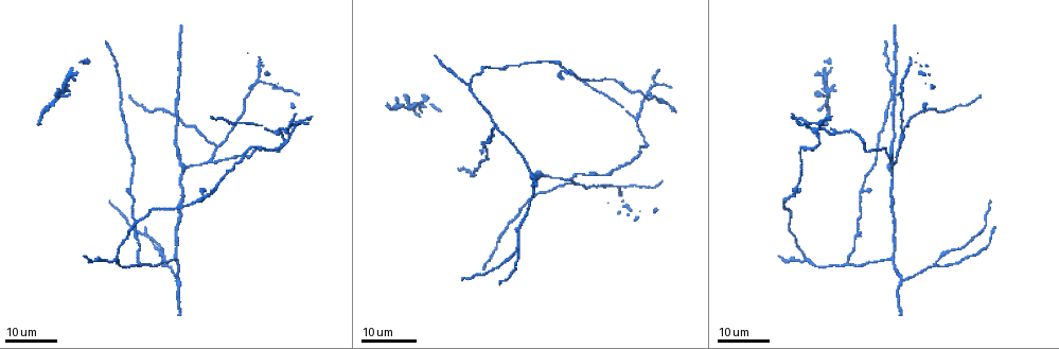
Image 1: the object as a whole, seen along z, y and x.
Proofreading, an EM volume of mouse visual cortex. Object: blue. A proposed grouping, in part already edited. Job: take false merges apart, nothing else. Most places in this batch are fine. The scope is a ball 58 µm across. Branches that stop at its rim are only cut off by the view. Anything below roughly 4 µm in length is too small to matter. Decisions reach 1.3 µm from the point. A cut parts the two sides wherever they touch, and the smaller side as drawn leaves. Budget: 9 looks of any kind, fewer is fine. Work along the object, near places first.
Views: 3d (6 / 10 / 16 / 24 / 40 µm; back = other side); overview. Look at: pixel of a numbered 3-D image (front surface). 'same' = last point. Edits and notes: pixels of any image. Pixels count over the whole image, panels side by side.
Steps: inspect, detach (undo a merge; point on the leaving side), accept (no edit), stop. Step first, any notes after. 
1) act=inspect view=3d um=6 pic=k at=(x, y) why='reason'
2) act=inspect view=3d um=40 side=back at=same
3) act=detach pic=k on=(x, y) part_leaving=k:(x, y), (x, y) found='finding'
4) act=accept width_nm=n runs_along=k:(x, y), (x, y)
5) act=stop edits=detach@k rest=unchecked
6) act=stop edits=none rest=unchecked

act=inspect view=3d um=16 pic=1 at=(121, 77) why='calibre changes'

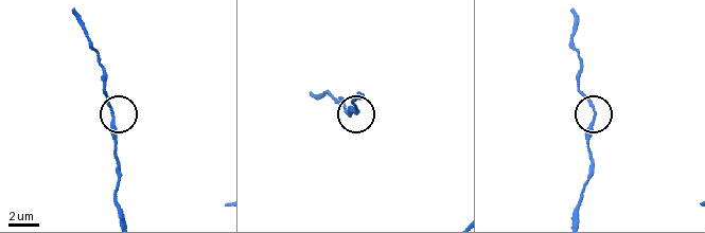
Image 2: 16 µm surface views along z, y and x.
act=inspect view=3d um=10 pic=2 at=(113, 112)

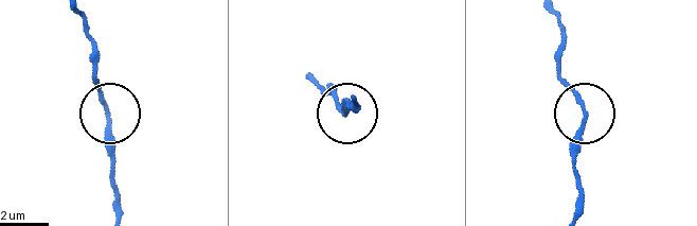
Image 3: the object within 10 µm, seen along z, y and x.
act=accept width_nm=160 runs_along=3:(117, 214), (112, 135), (94, 64) found='all the same neuron'

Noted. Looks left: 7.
act=inspect view=3d um=16 pic=1 at=(130, 187)

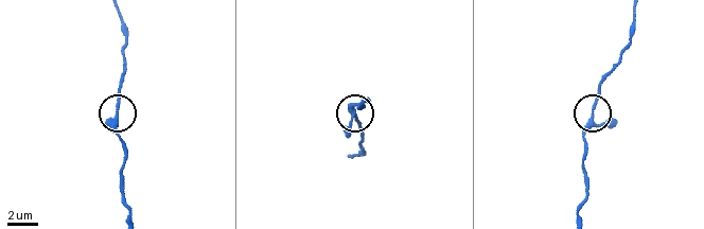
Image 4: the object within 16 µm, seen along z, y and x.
act=inspect view=3d um=6 pic=4 at=(115, 110) why='closer look'

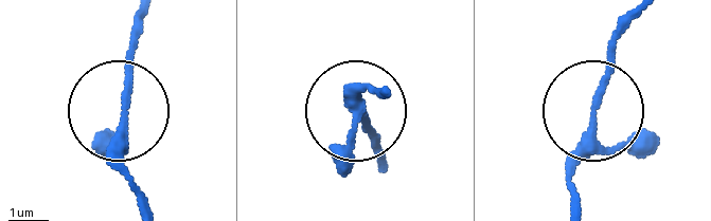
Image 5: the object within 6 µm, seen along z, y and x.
act=accept arms=3 runs_along=5:(570, 212), (570, 170), (618, 22) found='all the same neuron'

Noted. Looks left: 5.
act=inspect view=3d um=16 pic=1 at=(121, 111) why='thick turns thin'

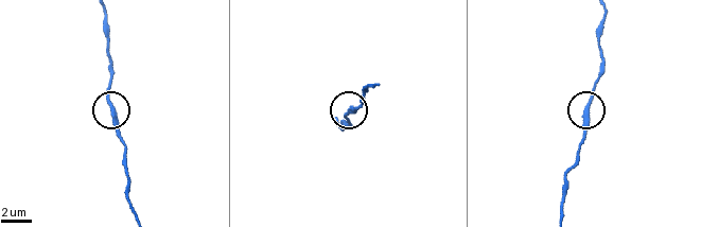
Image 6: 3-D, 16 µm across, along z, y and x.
act=inspect view=3d um=6 pic=6 at=(111, 104)

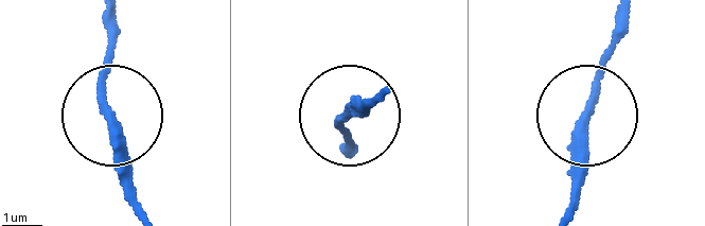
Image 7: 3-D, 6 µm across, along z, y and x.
act=accept runs_along=7:(139, 216), (102, 85), (112, 14) found='continuous, no second neuron'

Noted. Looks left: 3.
act=inspect view=3d um=16 pic=1 at=(113, 260) why='three-way junction'

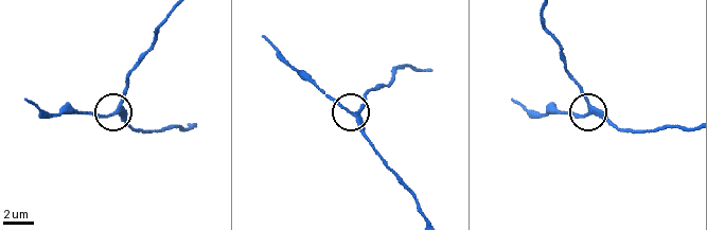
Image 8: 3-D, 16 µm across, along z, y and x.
act=inspect view=3d um=6 pic=8 at=(588, 112) why='closer look'

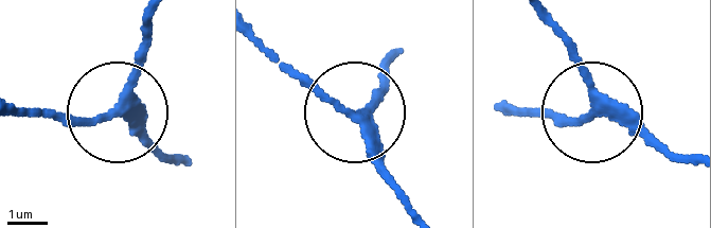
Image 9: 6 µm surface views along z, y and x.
act=accept width_nm=210 runs_along=9:(689, 158), (591, 110), (510, 117) found='all the same neuron'

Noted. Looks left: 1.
act=stop edits=none rest=unchecked

